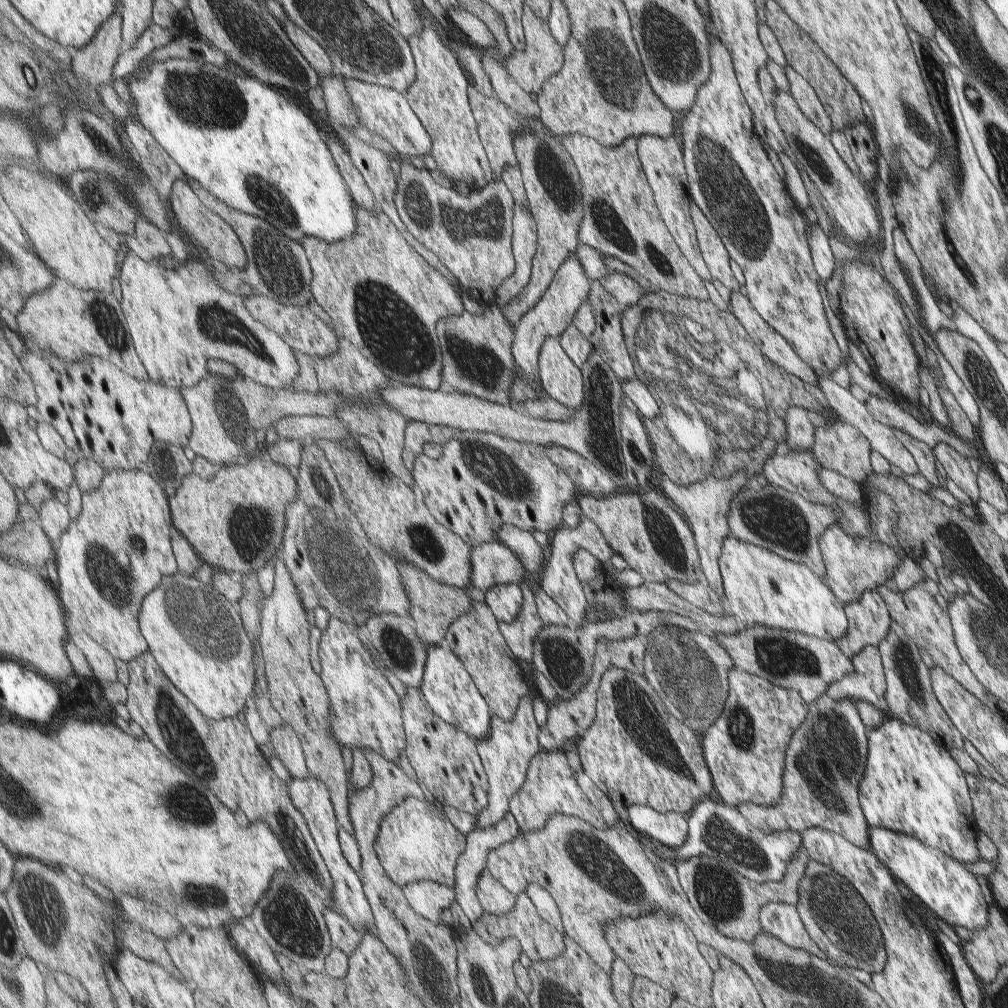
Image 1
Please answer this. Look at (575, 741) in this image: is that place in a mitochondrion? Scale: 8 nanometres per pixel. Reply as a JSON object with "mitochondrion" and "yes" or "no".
{"mitochondrion":"no"}

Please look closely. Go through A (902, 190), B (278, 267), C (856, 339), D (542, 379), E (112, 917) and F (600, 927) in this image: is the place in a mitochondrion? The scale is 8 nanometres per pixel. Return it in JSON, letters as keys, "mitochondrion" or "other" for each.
{"A":"other","B":"mitochondrion","C":"other","D":"other","E":"other","F":"other"}

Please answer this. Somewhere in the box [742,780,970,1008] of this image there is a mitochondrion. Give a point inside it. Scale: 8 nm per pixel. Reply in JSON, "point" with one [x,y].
{"point":[839,913]}

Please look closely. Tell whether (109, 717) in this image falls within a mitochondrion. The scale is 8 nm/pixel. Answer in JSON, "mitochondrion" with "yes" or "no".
{"mitochondrion":"no"}

